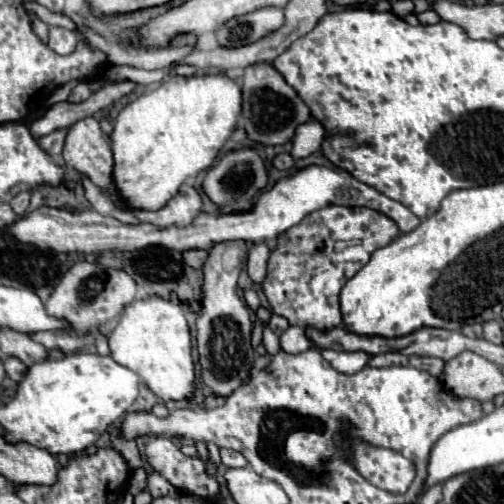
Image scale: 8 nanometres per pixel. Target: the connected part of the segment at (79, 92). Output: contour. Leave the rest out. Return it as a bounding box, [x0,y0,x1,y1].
[68,83,90,103]

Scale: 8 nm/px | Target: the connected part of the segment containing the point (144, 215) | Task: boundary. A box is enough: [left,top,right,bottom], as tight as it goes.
[130,185,202,227]

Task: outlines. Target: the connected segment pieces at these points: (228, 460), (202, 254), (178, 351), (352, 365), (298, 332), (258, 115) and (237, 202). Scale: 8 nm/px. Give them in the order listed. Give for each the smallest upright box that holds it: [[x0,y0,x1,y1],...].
[[220,449,248,467],[184,249,208,269],[108,297,196,401],[320,349,372,375],[280,327,312,353],[242,63,312,145],[202,147,268,213]]

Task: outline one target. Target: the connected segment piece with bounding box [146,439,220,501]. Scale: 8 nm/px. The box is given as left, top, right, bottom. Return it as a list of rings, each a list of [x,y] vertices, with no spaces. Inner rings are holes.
[[[148,439],[146,441],[146,459],[162,477],[166,477],[182,495],[200,495],[208,501],[216,501],[220,495],[220,483],[216,475],[208,475],[208,449],[206,443],[196,443],[198,457],[188,457],[180,451],[180,447],[172,439]]]

